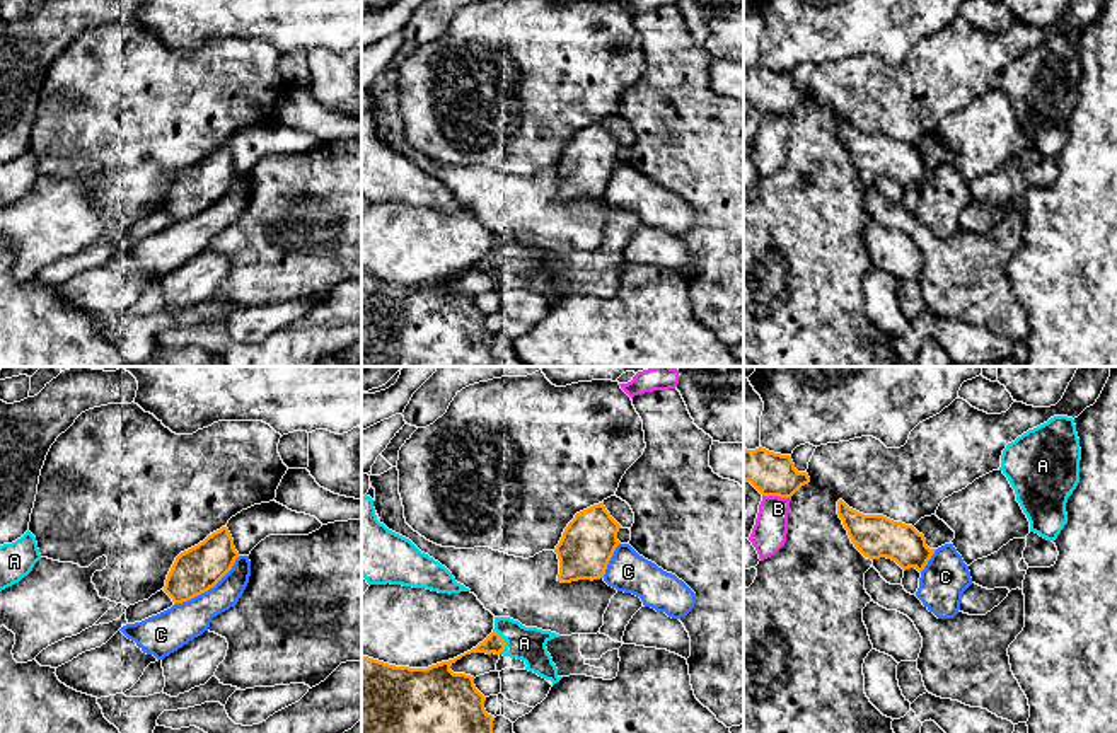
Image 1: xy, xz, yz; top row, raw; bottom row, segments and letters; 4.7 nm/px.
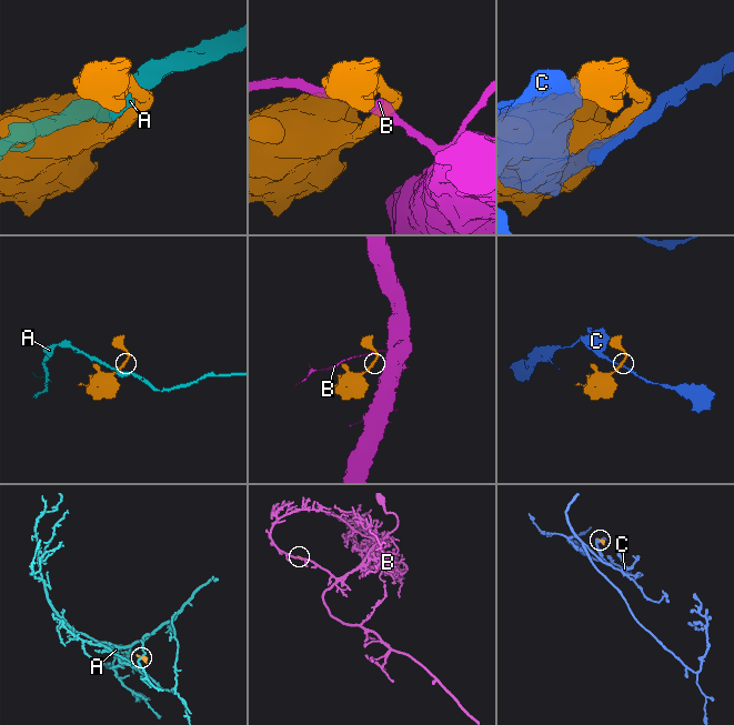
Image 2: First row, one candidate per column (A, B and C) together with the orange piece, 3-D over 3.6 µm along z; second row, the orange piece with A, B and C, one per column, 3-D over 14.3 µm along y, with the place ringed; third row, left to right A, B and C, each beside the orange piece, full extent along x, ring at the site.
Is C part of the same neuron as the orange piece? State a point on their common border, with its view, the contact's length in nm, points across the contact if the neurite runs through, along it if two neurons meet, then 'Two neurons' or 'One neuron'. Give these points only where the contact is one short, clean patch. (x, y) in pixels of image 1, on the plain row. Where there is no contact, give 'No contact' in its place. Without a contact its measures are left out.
Touches orange at xy (208, 207). Shared border 400 nm. Boundary: xy (239, 174), (212, 205), (174, 224). Two neurons

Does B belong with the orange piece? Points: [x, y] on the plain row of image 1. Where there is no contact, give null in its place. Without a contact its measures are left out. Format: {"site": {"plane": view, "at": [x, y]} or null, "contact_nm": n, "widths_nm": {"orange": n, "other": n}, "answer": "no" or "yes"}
{"site": {"plane": "yz", "at": [776, 113]}, "contact_nm": 140, "widths_nm": {"orange": 200, "other": 160}, "answer": "no"}

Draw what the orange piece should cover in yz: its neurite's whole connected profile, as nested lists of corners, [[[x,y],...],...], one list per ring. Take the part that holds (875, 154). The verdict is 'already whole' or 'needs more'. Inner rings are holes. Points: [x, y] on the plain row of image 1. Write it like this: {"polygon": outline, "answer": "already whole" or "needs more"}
{"polygon": [[[837,119],[837,133],[854,165],[868,177],[887,176],[904,189],[924,188],[936,167],[926,164],[926,157],[912,143],[894,140],[883,133],[863,133]]], "answer": "already whole"}

